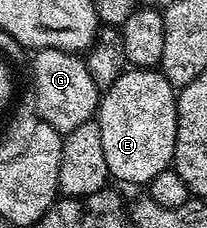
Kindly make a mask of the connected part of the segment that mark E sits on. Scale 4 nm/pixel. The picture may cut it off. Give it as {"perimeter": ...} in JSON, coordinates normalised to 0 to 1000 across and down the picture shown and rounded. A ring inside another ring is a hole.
{"perimeter":[[[633,298],[493,408],[469,522],[488,570],[488,645],[507,658],[507,728],[541,794],[710,816],[739,781],[758,781],[758,763],[778,763],[778,746],[831,732],[855,605],[850,434],[850,390],[787,338],[783,311],[739,298]]]}

